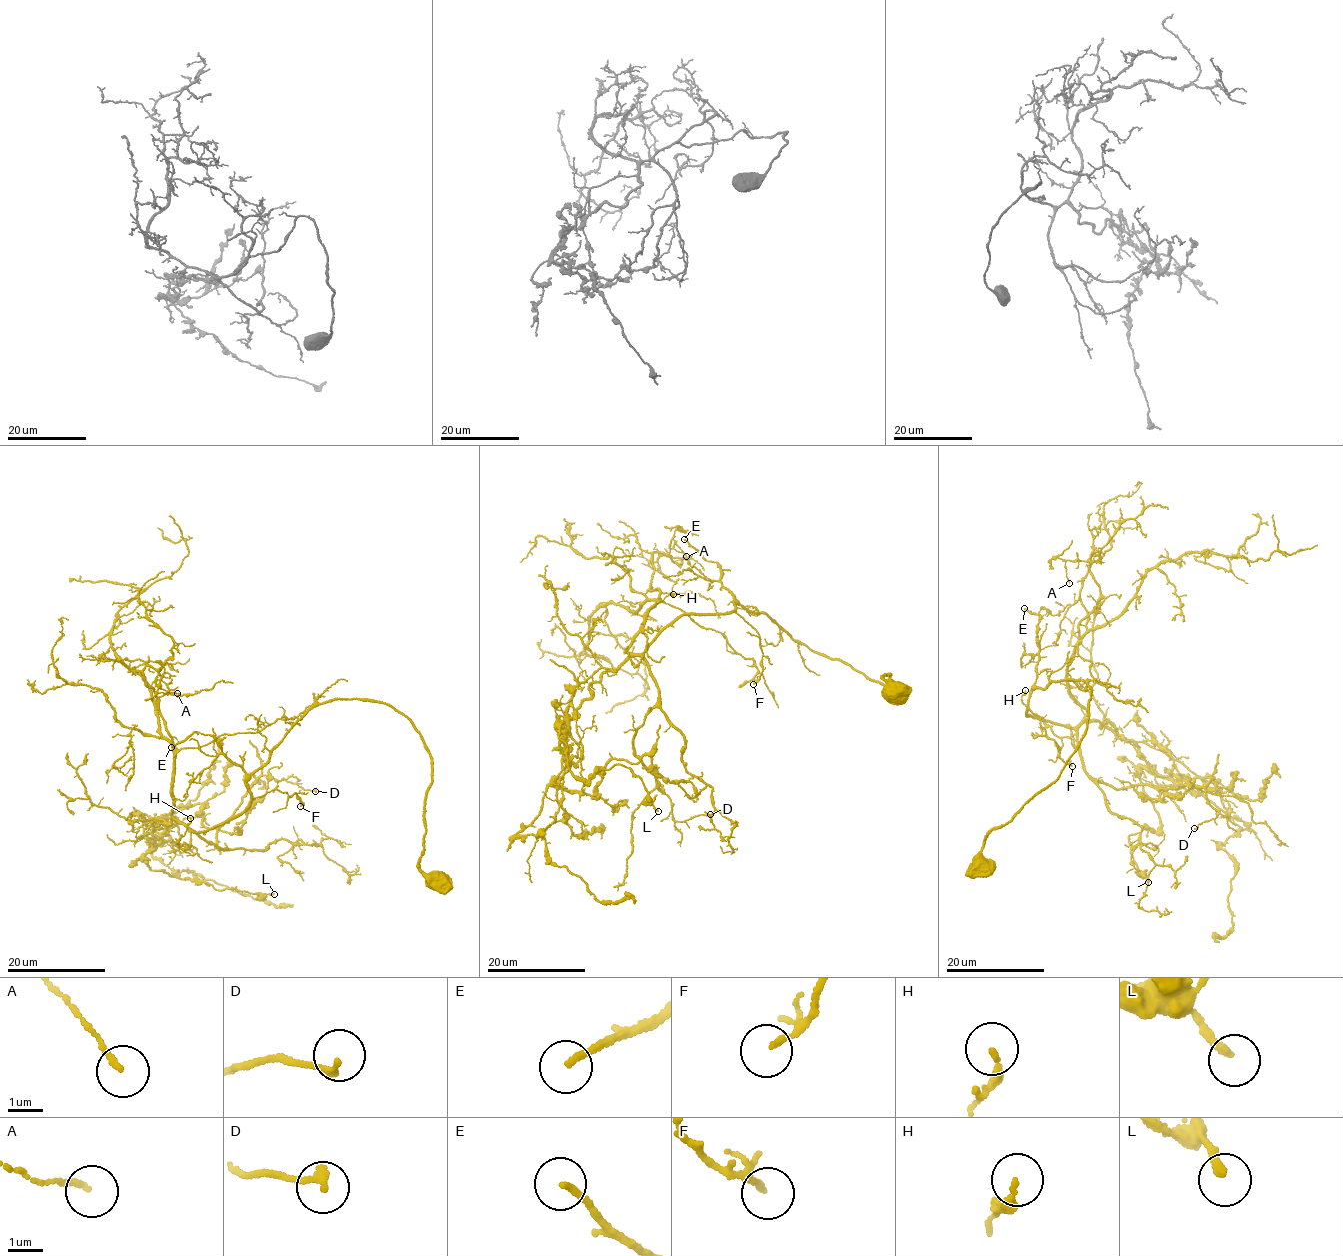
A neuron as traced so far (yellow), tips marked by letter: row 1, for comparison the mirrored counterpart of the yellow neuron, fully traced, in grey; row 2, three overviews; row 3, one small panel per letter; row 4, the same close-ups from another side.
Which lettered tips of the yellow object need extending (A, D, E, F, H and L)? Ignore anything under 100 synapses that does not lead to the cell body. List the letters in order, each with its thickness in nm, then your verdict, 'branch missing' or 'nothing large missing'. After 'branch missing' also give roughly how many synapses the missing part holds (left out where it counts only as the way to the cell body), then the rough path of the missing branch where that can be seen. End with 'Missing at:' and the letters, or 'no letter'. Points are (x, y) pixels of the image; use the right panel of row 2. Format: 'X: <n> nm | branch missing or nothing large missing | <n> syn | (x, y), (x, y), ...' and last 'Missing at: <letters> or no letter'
A: 150 nm | nothing large missing
D: 200 nm | nothing large missing
E: 170 nm | nothing large missing
F: 150 nm | nothing large missing
H: 190 nm | nothing large missing
L: 240 nm | nothing large missing
Missing at: no letter

